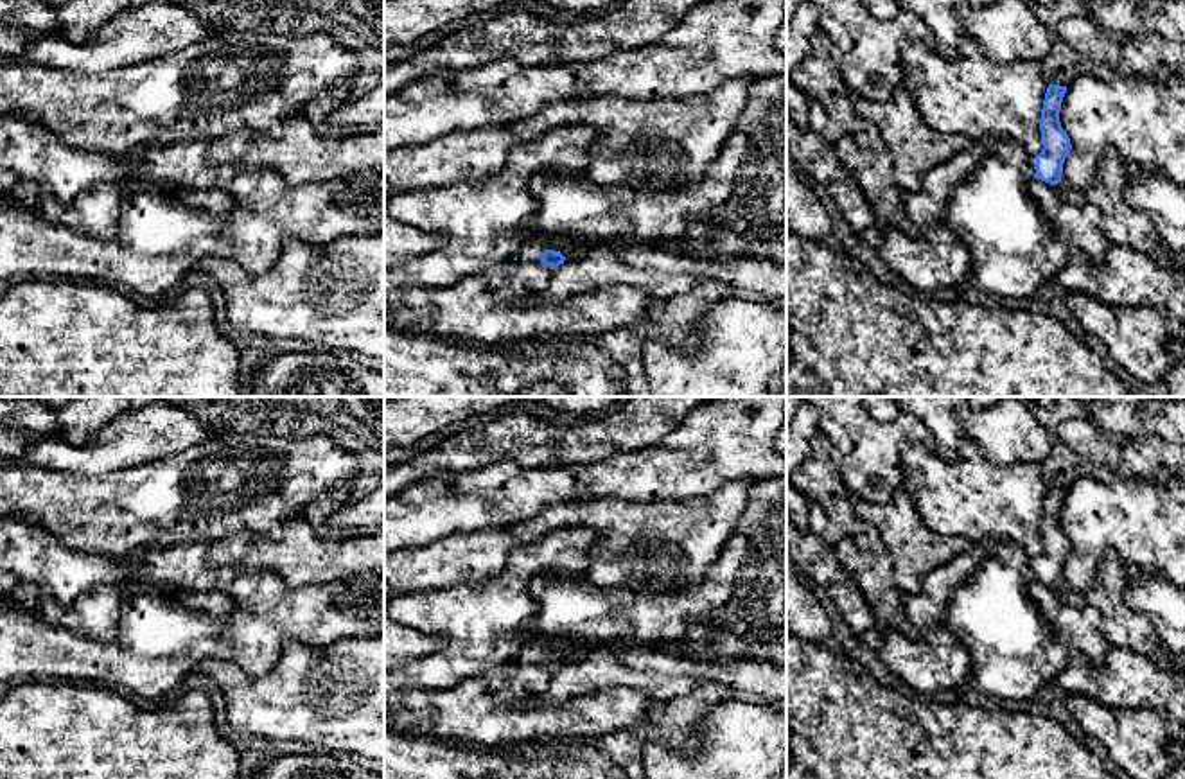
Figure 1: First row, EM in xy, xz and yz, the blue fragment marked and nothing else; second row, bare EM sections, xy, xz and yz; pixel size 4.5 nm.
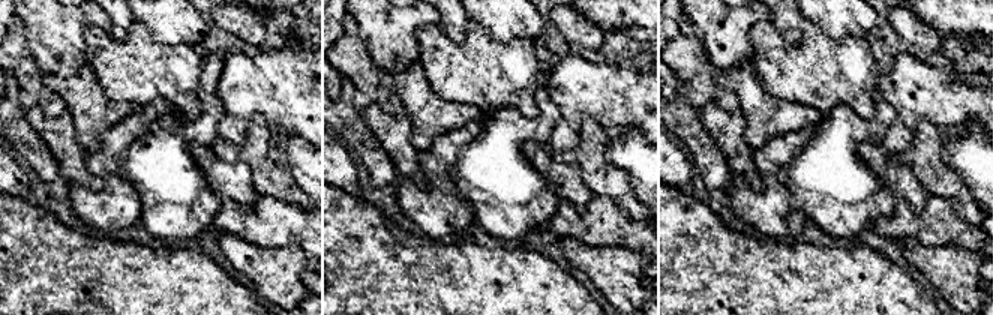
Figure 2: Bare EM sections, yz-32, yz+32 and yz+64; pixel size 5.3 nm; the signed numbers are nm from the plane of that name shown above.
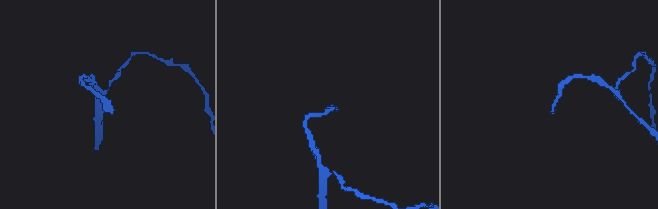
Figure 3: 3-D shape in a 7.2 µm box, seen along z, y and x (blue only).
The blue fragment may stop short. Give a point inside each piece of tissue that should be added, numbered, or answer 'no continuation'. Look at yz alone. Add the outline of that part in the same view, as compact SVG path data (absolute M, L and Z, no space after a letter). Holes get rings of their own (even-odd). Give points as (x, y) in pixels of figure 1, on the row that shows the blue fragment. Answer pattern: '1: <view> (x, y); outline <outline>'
1: yz (1013, 253); outline M1002 138L952 190L946 205L932 214L968 249L970 278L995 300L1029 298L1049 291L1066 264L1070 248L1054 235L1027 194L1027 183L1036 174L1034 165L1034 154L1029 154L1016 140Z

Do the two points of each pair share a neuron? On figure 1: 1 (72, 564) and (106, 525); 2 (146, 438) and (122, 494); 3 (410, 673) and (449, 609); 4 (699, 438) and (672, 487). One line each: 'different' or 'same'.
1: different
2: different
3: same
4: same

